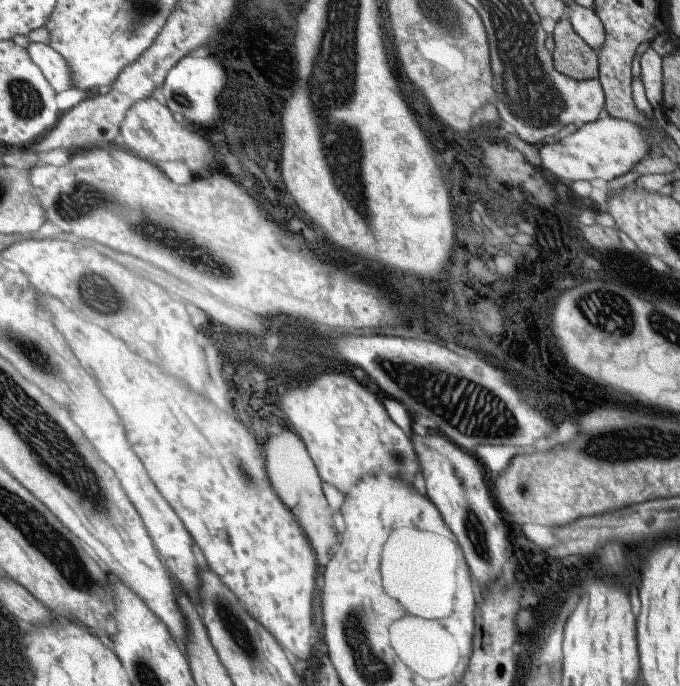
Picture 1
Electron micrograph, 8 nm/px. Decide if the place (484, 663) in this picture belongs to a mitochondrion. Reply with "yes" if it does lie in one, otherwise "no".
no

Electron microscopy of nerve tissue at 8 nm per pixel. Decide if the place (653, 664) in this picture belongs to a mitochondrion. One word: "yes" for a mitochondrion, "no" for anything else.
no

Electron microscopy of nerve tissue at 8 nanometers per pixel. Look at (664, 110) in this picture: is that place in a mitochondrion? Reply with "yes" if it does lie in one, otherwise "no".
no

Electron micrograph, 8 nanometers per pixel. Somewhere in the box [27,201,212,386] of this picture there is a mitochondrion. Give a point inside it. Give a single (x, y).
(110, 298)

